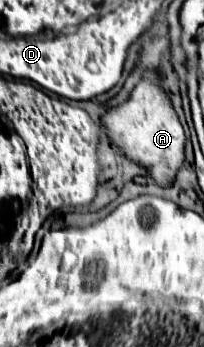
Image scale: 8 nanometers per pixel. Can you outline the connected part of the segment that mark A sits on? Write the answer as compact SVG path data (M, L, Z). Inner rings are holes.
M147 69L131 91L129 99L101 115L101 125L107 129L111 143L115 147L121 147L121 153L127 159L133 159L133 163L149 171L153 183L157 183L159 187L173 185L175 175L185 161L185 131L179 123L169 95L161 89L159 75L155 71Z

